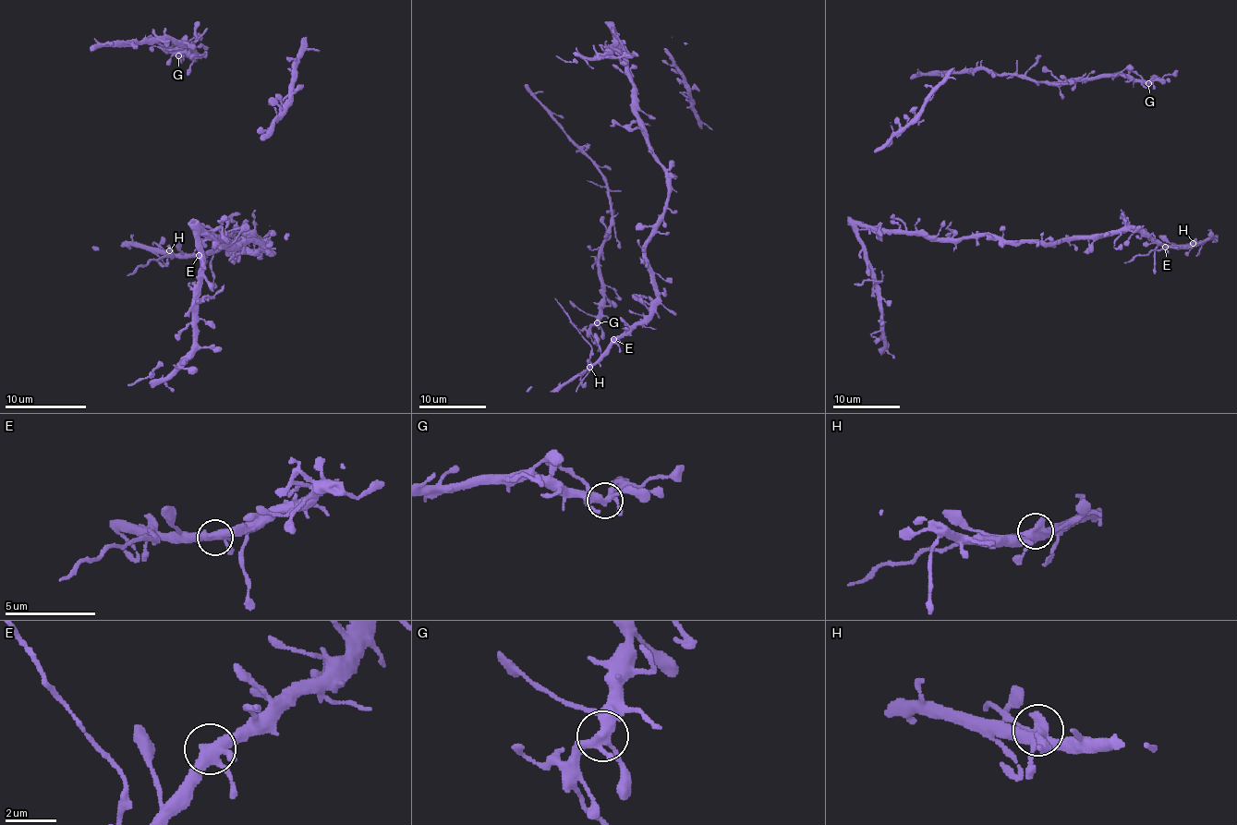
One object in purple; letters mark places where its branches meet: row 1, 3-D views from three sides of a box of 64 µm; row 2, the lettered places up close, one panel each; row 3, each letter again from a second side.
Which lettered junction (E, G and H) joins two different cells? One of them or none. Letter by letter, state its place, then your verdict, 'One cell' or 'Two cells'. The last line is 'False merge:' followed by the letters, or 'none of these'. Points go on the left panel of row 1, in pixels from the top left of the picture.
E: Place: (199, 255). One cell
G: Place: (178, 55). One cell
H: Place: (169, 250). One cell
False merge: none of these

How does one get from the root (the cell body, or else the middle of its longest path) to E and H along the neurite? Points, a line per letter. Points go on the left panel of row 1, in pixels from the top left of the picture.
E: (225, 214), (219, 223), (227, 245), (256, 241), (266, 249), (239, 248), (249, 235), (241, 235), (199, 255)
H: (225, 214), (227, 245), (266, 249), (239, 248), (241, 235), (200, 253), (170, 251)

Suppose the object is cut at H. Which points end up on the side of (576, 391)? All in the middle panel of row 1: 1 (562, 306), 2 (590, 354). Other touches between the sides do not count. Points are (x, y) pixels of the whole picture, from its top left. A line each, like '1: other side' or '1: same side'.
1: same side
2: same side

